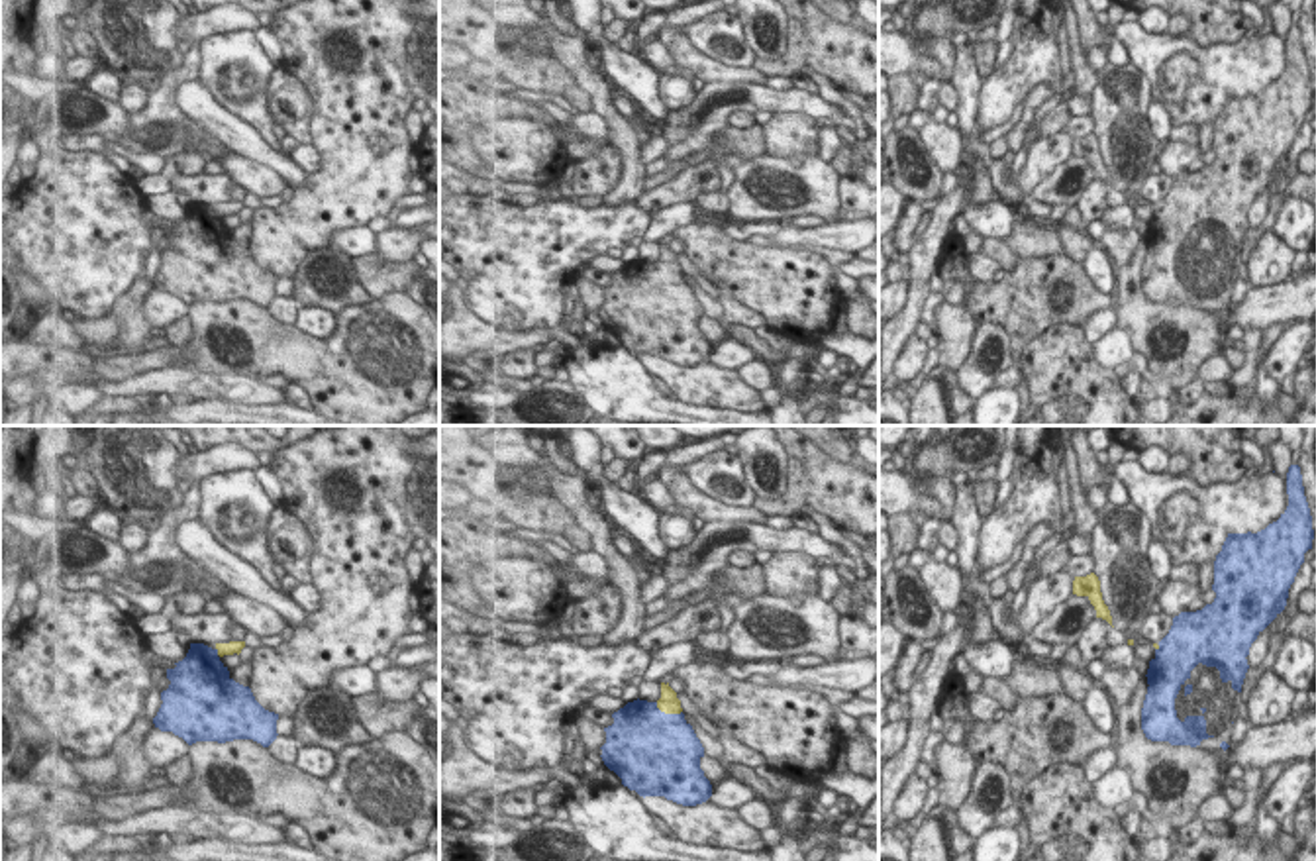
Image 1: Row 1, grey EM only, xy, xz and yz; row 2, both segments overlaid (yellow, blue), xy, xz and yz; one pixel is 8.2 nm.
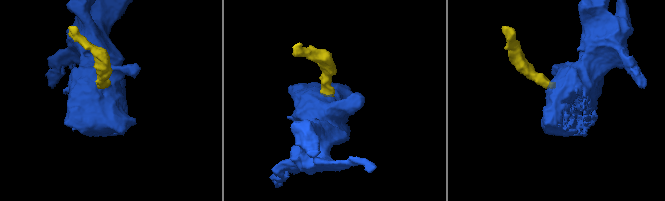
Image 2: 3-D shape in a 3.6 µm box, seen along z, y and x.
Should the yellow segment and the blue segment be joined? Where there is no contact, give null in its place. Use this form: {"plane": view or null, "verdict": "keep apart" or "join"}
{"plane": "xz", "verdict": "join"}

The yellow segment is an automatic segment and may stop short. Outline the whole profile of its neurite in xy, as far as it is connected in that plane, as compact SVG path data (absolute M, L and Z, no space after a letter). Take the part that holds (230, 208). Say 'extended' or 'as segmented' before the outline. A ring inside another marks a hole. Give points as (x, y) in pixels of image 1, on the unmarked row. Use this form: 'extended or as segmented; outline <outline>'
extended; outline M245 202L216 204L214 210L204 204L190 204L186 218L175 224L175 229L167 229L171 245L161 253L163 265L153 279L155 288L173 292L188 306L196 302L226 304L233 300L253 300L269 308L278 296L278 275L265 271L255 261L251 249L235 243L228 228L220 222L224 216L239 216L243 208Z

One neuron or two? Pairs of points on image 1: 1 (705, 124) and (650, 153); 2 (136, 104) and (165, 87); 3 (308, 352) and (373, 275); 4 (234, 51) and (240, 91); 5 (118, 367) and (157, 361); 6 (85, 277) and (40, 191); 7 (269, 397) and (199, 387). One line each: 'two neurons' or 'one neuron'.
1: two neurons
2: two neurons
3: two neurons
4: one neuron
5: one neuron
6: one neuron
7: one neuron

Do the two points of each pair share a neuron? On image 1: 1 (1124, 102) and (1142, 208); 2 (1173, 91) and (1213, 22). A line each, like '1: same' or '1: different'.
1: same
2: different

